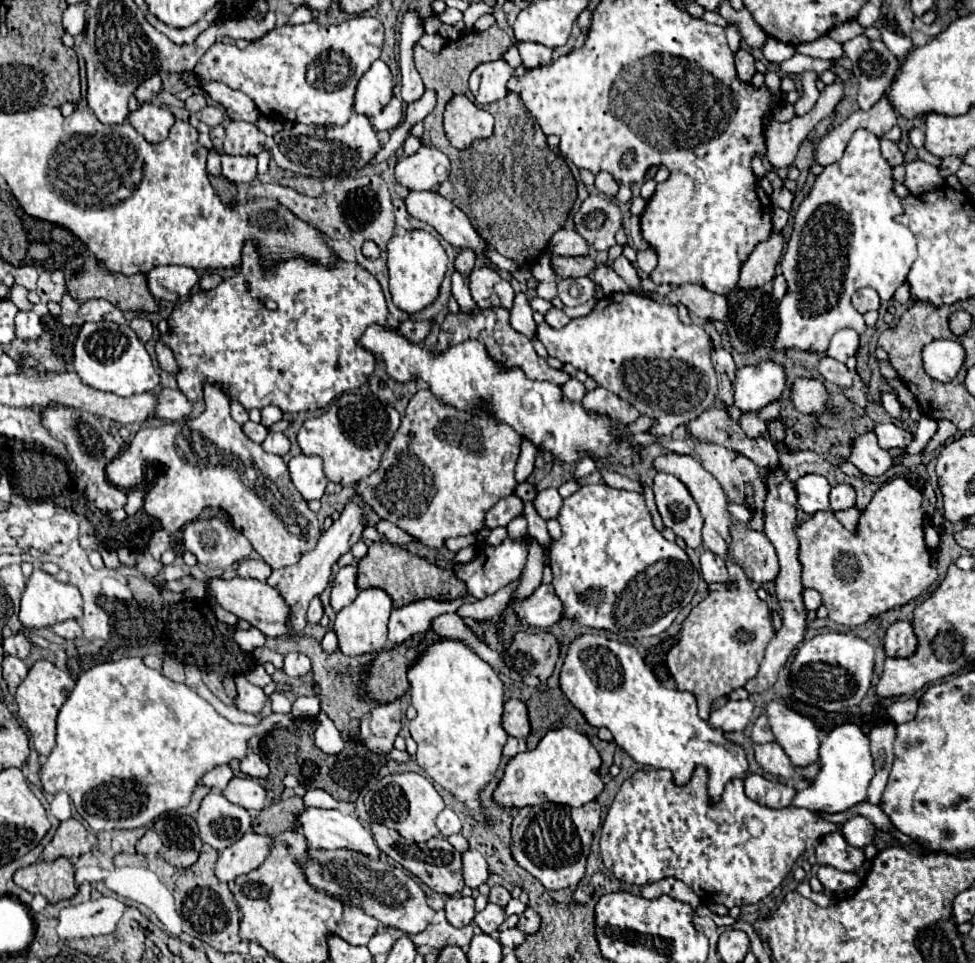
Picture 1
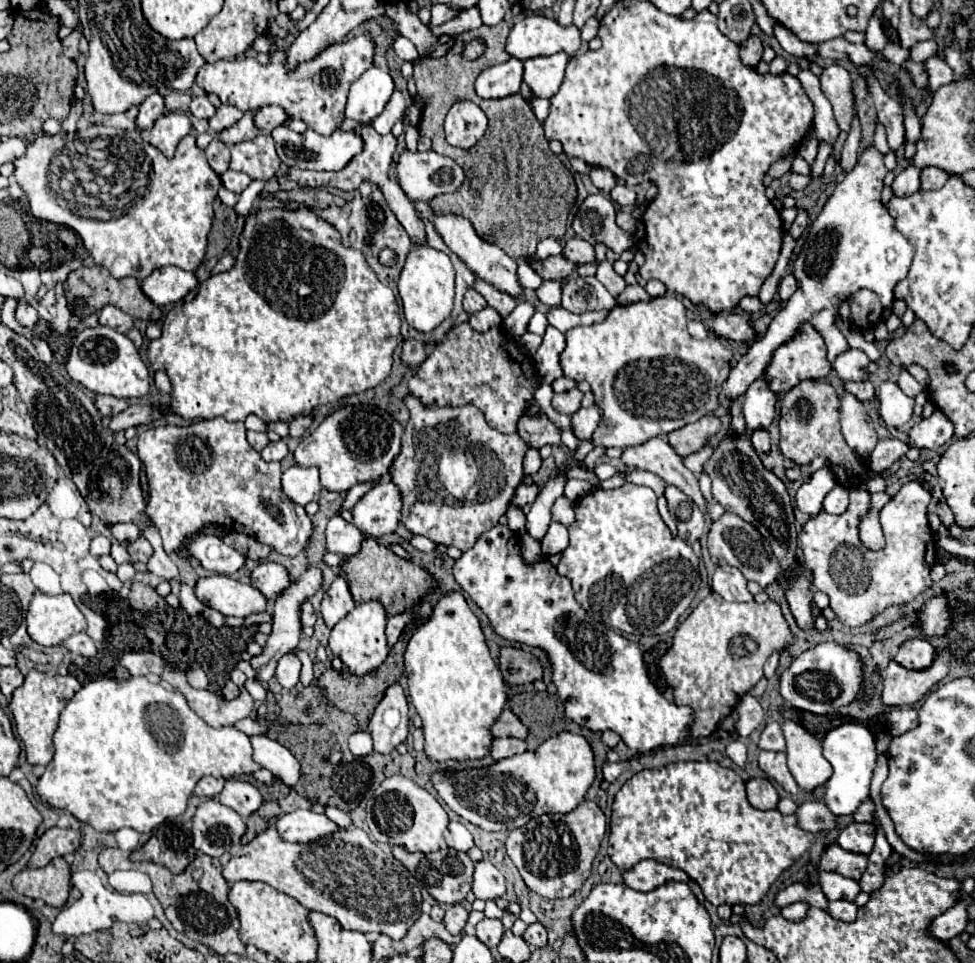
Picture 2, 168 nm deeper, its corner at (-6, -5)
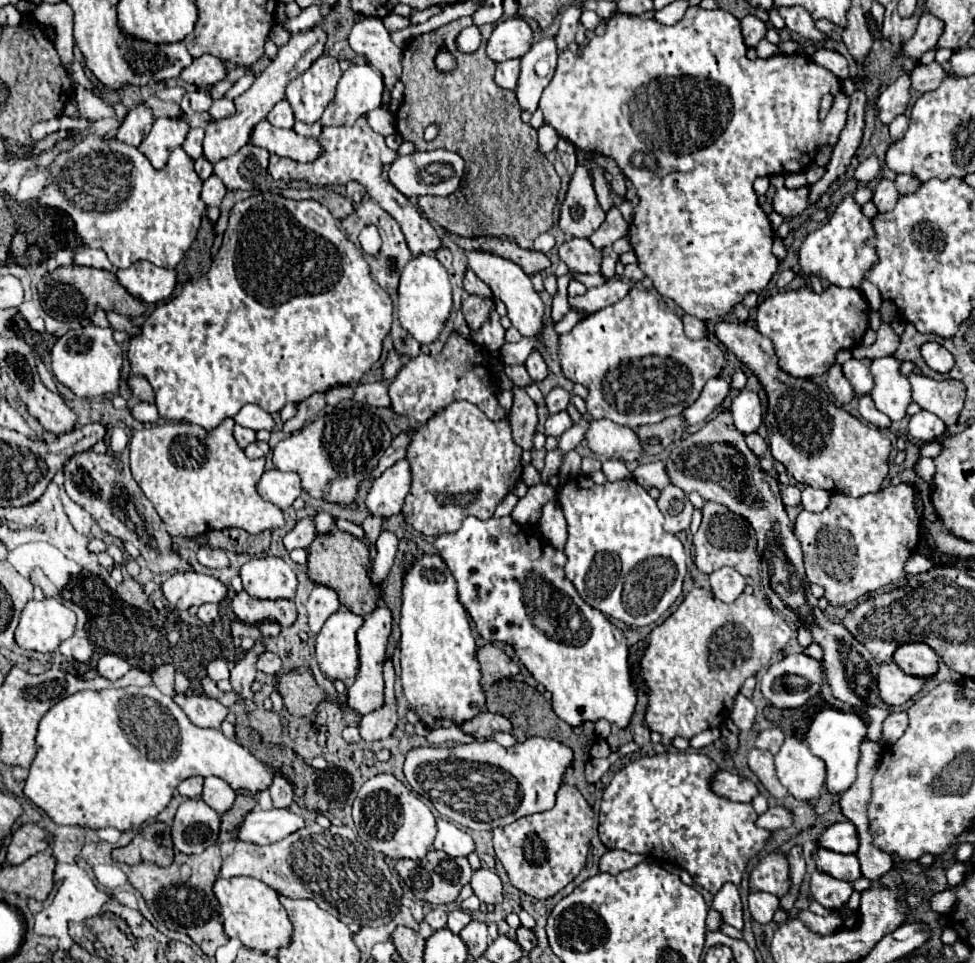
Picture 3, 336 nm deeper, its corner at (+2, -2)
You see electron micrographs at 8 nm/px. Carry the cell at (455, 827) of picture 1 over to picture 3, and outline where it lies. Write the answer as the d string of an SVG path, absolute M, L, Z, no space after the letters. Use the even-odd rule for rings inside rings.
M438 820L436 826L438 826L438 834L434 840L436 850L442 850L452 858L462 858L476 850L472 836L466 834L464 830L452 828L452 824L446 820Z

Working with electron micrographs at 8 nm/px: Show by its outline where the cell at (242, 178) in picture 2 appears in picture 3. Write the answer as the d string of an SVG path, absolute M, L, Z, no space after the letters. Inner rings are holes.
M212 174L208 180L204 180L200 198L202 198L202 202L204 202L206 206L220 206L224 194L226 194L226 186L222 186L222 182L220 182L218 176Z

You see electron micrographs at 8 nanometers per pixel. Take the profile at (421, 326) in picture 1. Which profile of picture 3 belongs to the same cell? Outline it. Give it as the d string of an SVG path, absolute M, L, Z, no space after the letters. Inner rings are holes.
M394 350L388 352L388 358L386 358L384 366L382 366L382 378L384 378L384 382L390 382L398 374L400 368L402 368L402 356L396 354Z

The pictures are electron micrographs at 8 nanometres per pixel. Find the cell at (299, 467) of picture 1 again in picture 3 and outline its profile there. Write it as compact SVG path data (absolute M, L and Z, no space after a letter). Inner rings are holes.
M268 470L258 480L256 490L264 500L276 504L280 510L286 510L300 496L302 486L300 486L298 474L294 474L294 472Z

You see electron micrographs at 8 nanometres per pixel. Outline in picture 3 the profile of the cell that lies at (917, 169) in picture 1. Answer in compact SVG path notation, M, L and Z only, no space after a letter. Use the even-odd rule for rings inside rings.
M880 180L880 182L876 184L876 188L874 188L874 198L872 198L872 202L876 204L878 212L884 214L884 212L890 212L890 210L896 206L898 198L900 198L900 196L898 196L898 192L894 190L894 182L890 182L890 180Z

